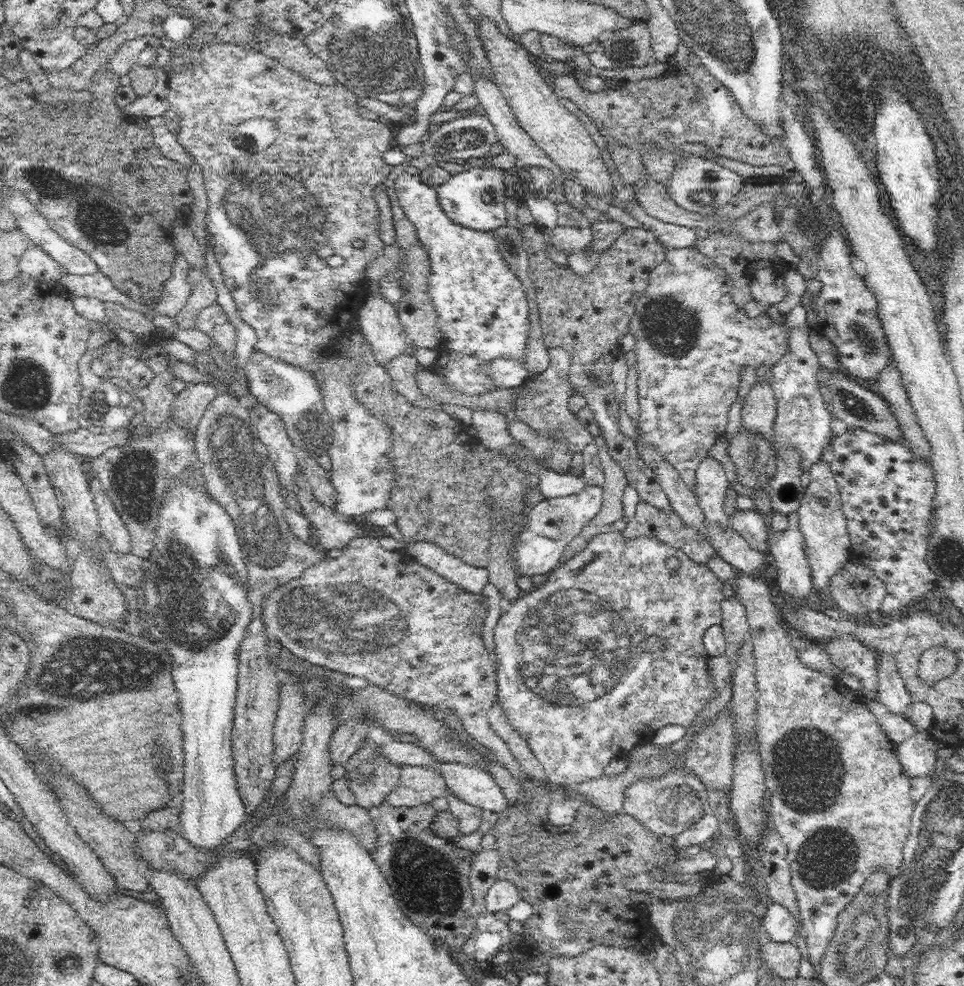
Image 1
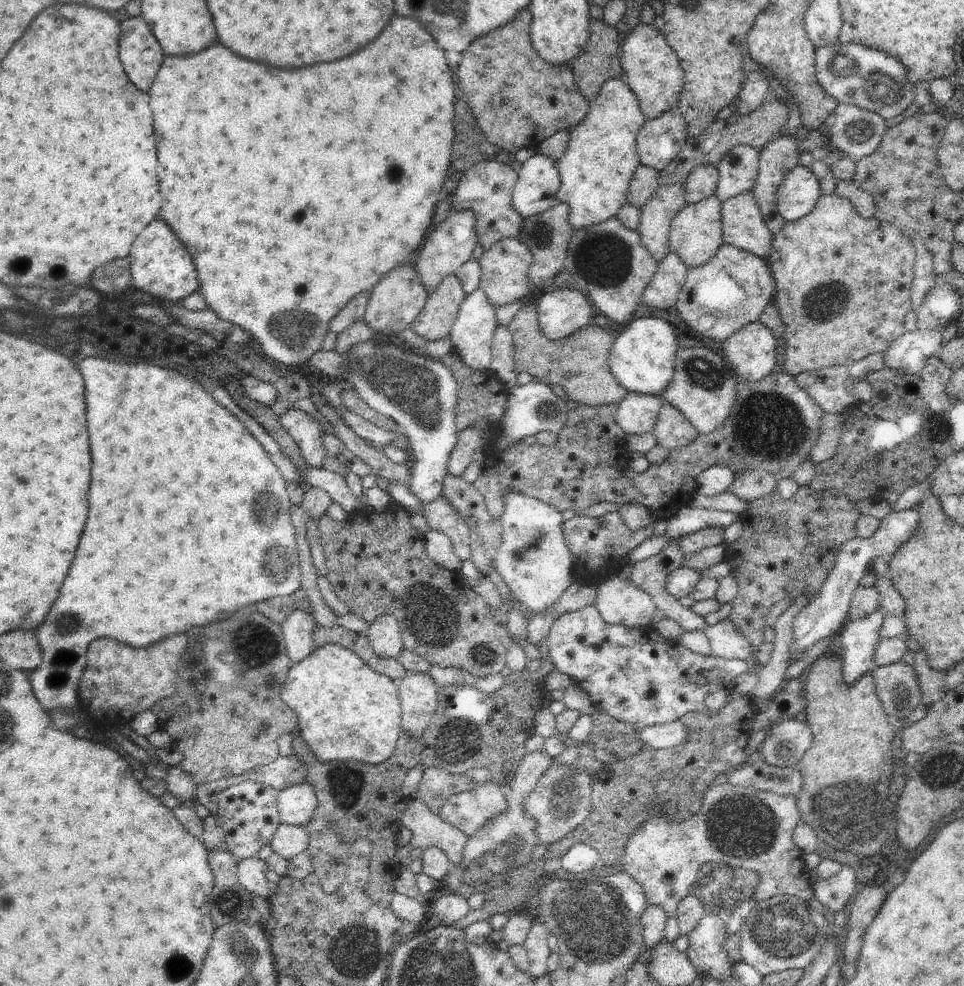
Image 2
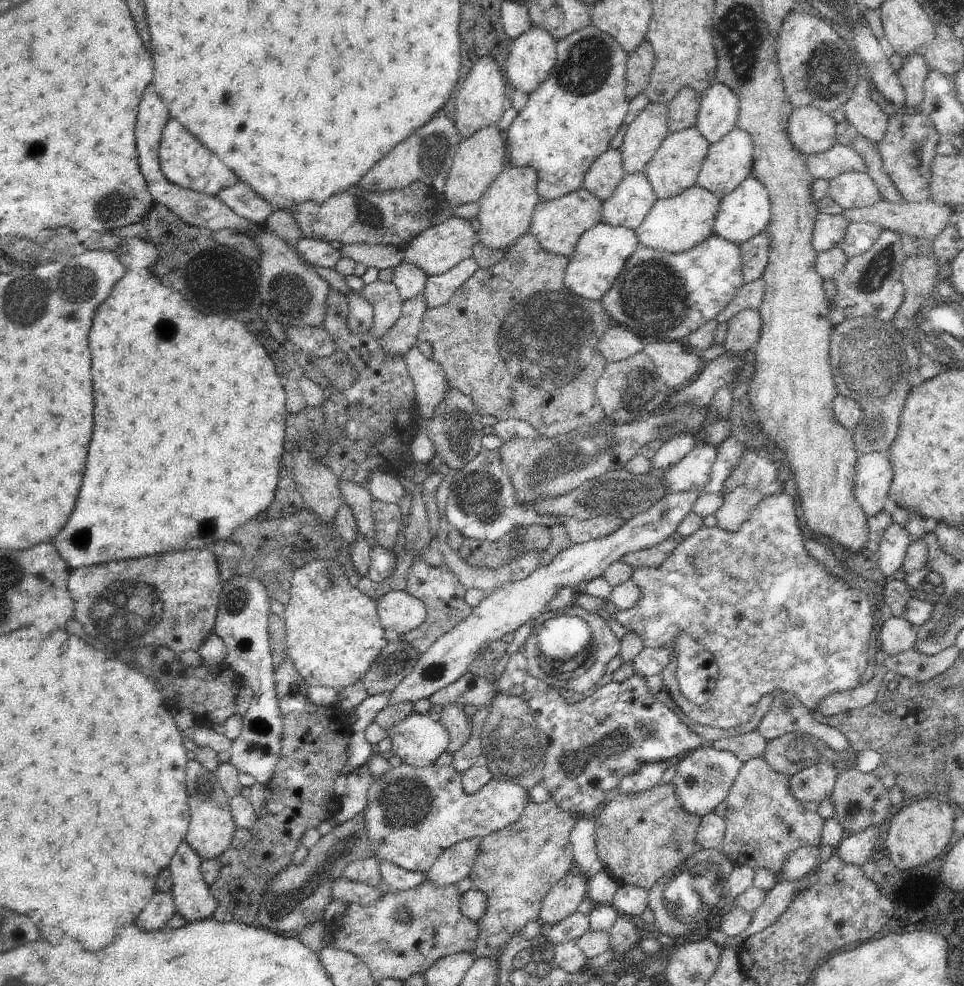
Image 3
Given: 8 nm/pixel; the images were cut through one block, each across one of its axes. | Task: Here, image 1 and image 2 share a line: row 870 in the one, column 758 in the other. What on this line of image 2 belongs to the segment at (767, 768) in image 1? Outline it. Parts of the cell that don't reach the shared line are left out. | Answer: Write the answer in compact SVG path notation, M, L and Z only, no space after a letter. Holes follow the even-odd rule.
M727 782L712 785L705 792L700 810L681 823L670 823L667 816L659 814L658 806L654 808L658 808L658 816L630 837L620 863L624 866L623 872L632 875L643 886L649 904L661 906L669 917L677 916L679 902L691 894L698 872L708 863L740 865L755 870L760 875L759 885L753 894L757 901L779 894L796 895L807 901L813 897L812 875L806 874L802 850L793 841L794 829L801 821L797 795L779 795L754 787L732 786Z

